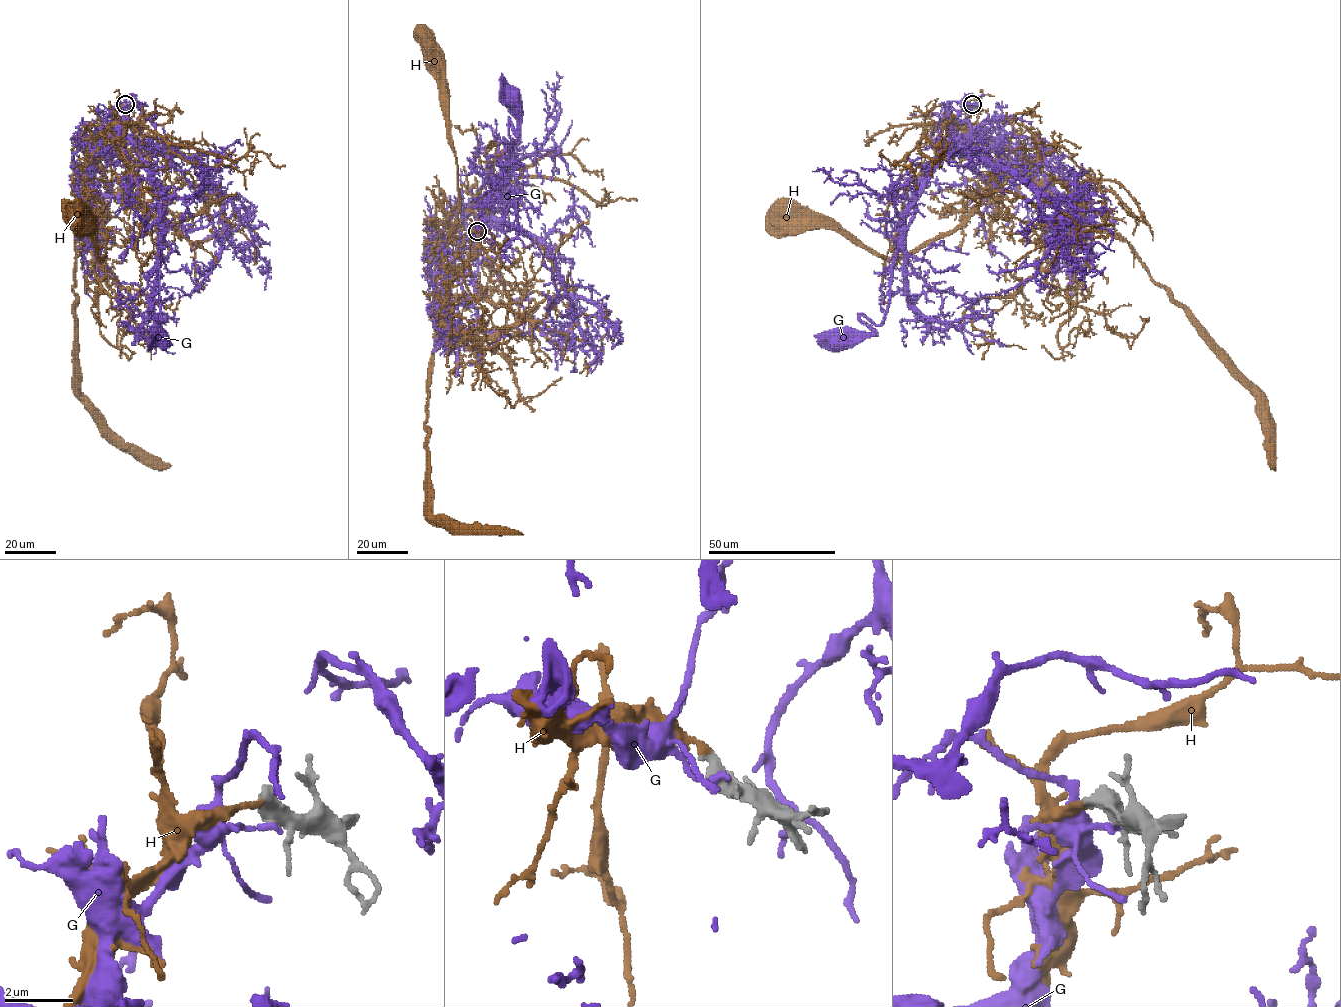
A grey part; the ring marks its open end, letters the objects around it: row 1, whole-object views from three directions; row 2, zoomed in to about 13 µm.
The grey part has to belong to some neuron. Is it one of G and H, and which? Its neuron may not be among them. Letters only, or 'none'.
H

